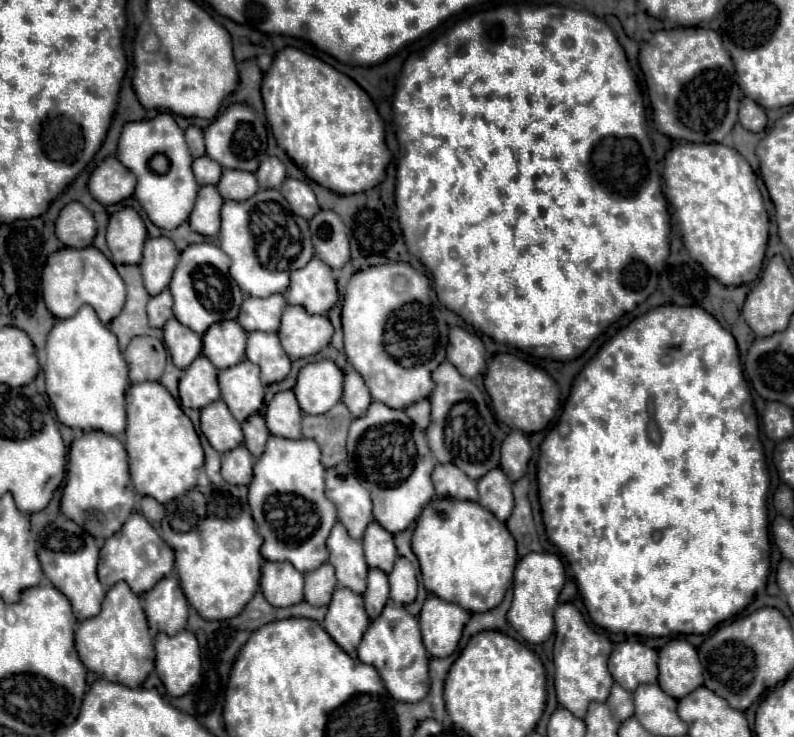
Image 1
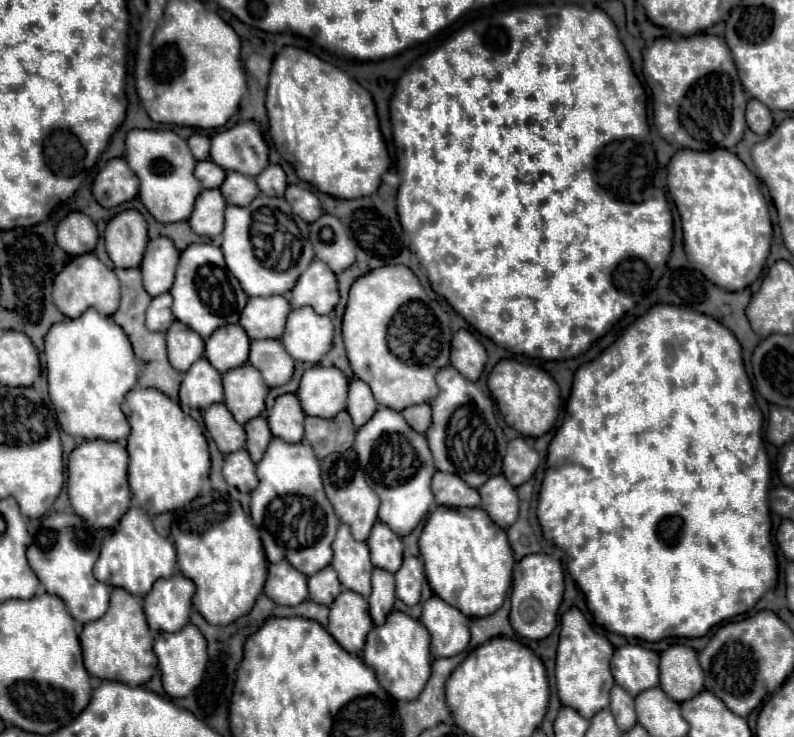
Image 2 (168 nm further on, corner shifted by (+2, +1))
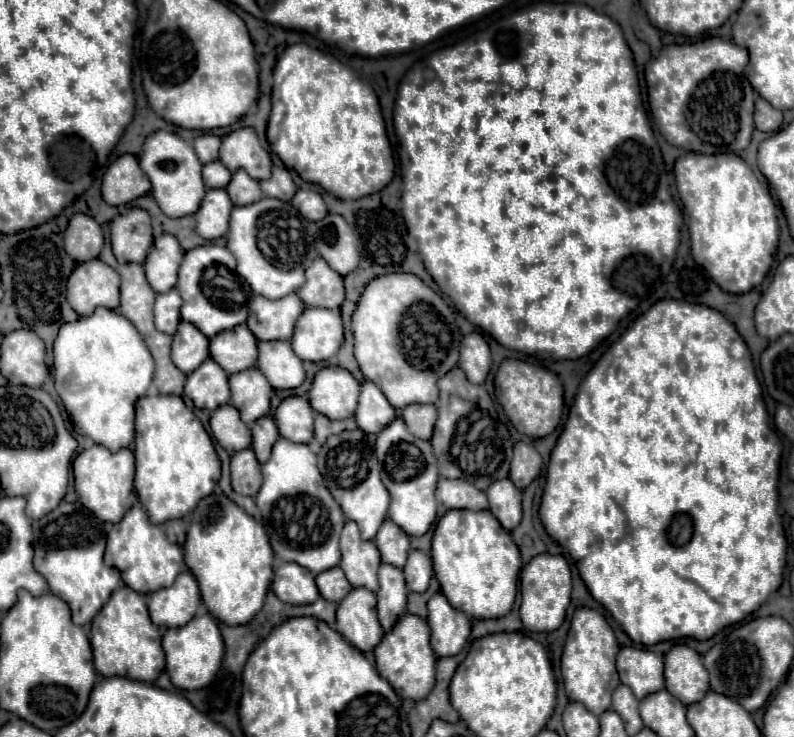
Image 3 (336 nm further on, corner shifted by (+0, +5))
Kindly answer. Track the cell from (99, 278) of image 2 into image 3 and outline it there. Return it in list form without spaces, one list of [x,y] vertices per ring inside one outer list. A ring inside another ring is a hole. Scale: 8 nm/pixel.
[[[98,258],[76,264],[66,286],[68,304],[78,316],[88,316],[98,306],[114,310],[120,304],[120,276]]]

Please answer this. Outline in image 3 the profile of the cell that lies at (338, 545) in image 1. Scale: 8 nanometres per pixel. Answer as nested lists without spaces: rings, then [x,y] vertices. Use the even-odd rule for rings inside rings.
[[[348,520],[340,534],[340,568],[344,570],[352,586],[364,586],[372,592],[378,590],[376,570],[380,566],[380,554],[372,540],[362,540],[356,522]]]

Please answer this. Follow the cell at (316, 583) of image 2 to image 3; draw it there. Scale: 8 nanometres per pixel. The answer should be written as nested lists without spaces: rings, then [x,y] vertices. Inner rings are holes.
[[[336,566],[332,570],[324,570],[316,576],[316,586],[320,590],[320,596],[324,600],[330,600],[330,602],[340,602],[350,590],[352,590],[352,584],[346,580],[344,572]]]

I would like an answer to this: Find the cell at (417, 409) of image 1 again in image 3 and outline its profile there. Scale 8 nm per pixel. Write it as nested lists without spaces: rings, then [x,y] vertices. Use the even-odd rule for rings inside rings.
[[[412,404],[402,410],[402,420],[406,422],[408,430],[418,438],[430,440],[432,430],[436,424],[436,406],[434,404]]]

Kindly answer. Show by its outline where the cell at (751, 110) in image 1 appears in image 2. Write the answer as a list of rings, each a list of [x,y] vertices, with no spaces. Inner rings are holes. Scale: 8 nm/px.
[[[750,100],[748,102],[748,108],[746,108],[746,122],[750,126],[752,132],[756,134],[768,134],[772,124],[774,124],[774,118],[772,118],[772,112],[758,100]]]

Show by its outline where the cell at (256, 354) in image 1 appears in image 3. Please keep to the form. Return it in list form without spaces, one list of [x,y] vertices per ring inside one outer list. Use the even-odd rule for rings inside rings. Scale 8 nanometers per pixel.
[[[258,342],[258,368],[272,388],[296,388],[304,382],[304,368],[288,342]]]

